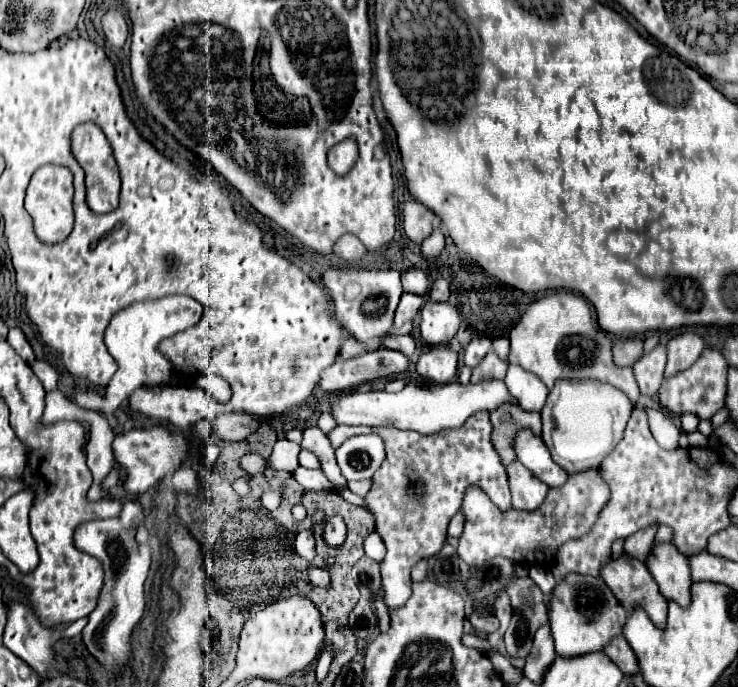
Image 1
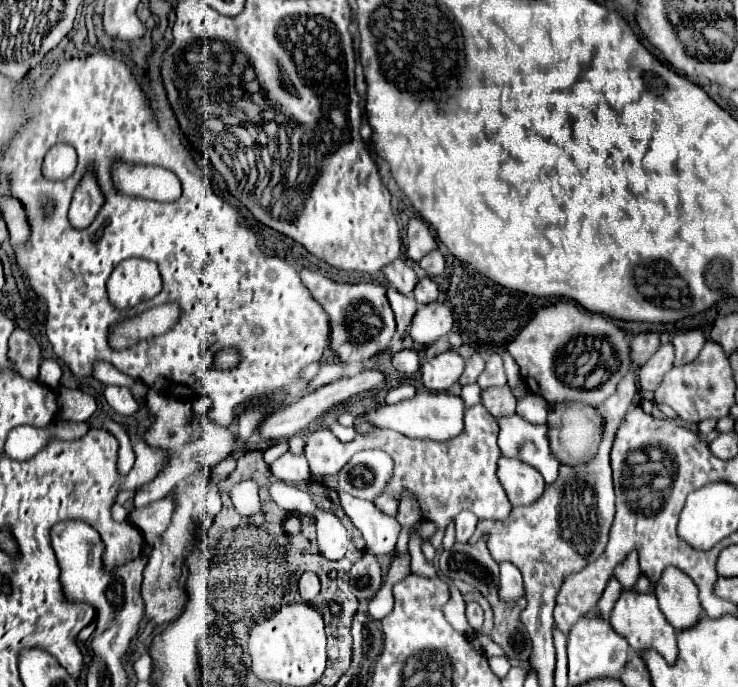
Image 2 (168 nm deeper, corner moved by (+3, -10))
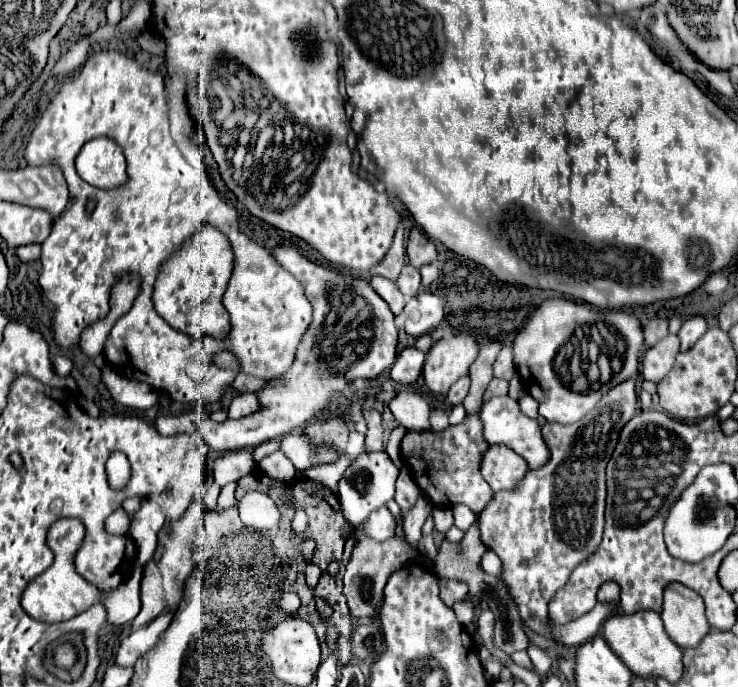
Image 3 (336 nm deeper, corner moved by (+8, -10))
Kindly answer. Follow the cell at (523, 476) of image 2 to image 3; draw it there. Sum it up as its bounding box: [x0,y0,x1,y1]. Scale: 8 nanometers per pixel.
[481,446,527,492]

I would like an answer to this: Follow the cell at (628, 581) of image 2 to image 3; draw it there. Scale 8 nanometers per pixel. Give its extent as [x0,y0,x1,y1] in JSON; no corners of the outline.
[597,582,619,602]

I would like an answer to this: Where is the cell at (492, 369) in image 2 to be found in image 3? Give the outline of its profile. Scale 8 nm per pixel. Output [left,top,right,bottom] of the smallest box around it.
[495,346,515,380]

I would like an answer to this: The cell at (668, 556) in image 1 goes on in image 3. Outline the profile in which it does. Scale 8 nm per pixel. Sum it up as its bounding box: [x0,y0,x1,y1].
[661,584,711,650]

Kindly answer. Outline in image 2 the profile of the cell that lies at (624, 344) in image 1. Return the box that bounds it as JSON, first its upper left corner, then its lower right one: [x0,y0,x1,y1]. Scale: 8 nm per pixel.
[630,334,658,368]

